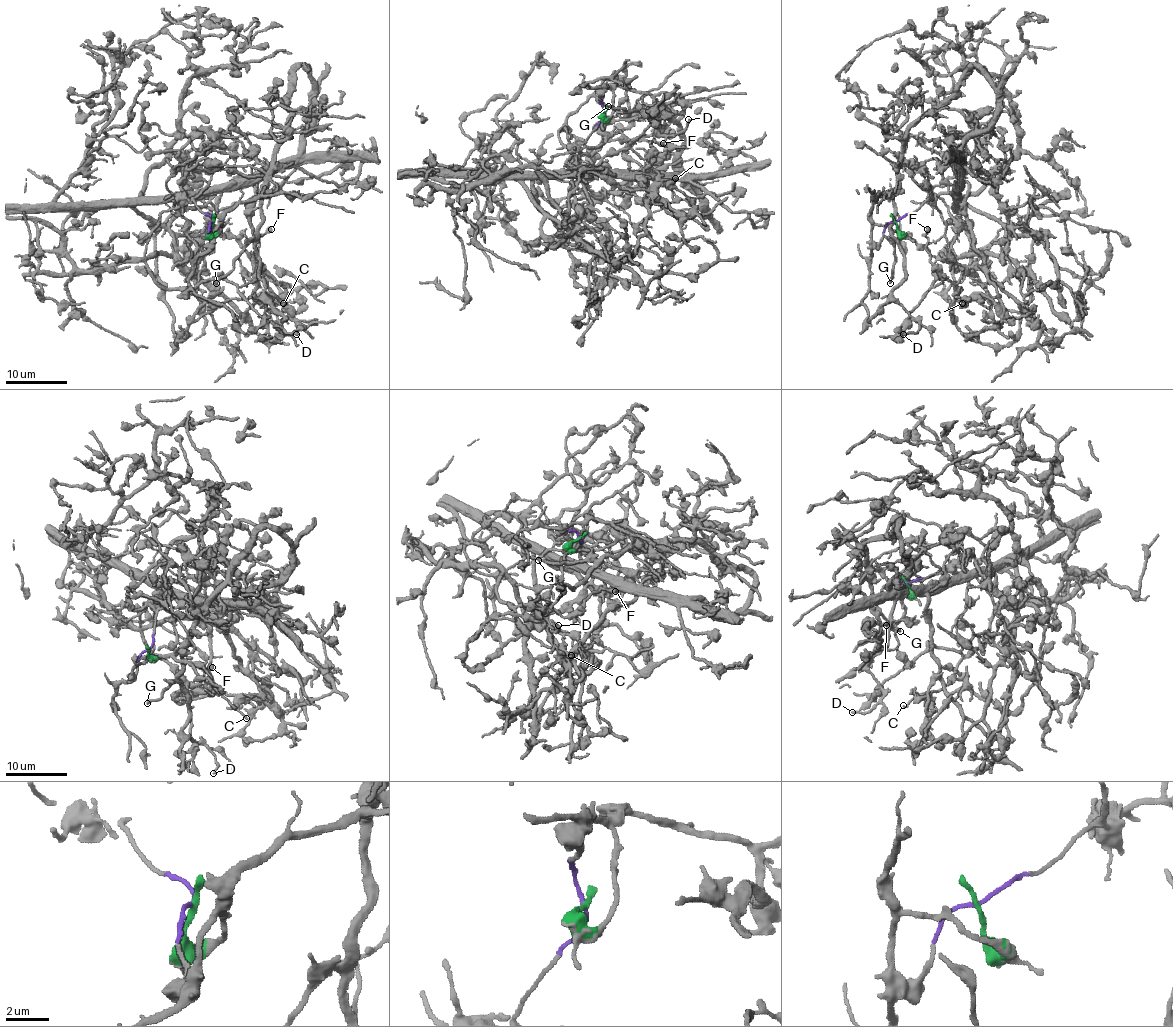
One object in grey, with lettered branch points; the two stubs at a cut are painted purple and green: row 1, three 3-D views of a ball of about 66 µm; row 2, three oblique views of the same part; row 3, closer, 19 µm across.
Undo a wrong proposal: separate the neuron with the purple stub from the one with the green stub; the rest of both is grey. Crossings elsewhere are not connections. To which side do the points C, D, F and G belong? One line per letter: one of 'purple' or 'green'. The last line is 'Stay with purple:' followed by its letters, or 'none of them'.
C: purple
D: green
F: purple
G: green
Stay with purple: C, F

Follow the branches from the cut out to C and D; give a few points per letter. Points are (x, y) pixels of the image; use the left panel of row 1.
C: (212, 221), (192, 200), (160, 214), (145, 249), (151, 276), (211, 302), (262, 296), (284, 304)
D: (212, 221), (215, 232), (240, 203), (261, 197), (256, 253), (266, 317), (296, 334)

